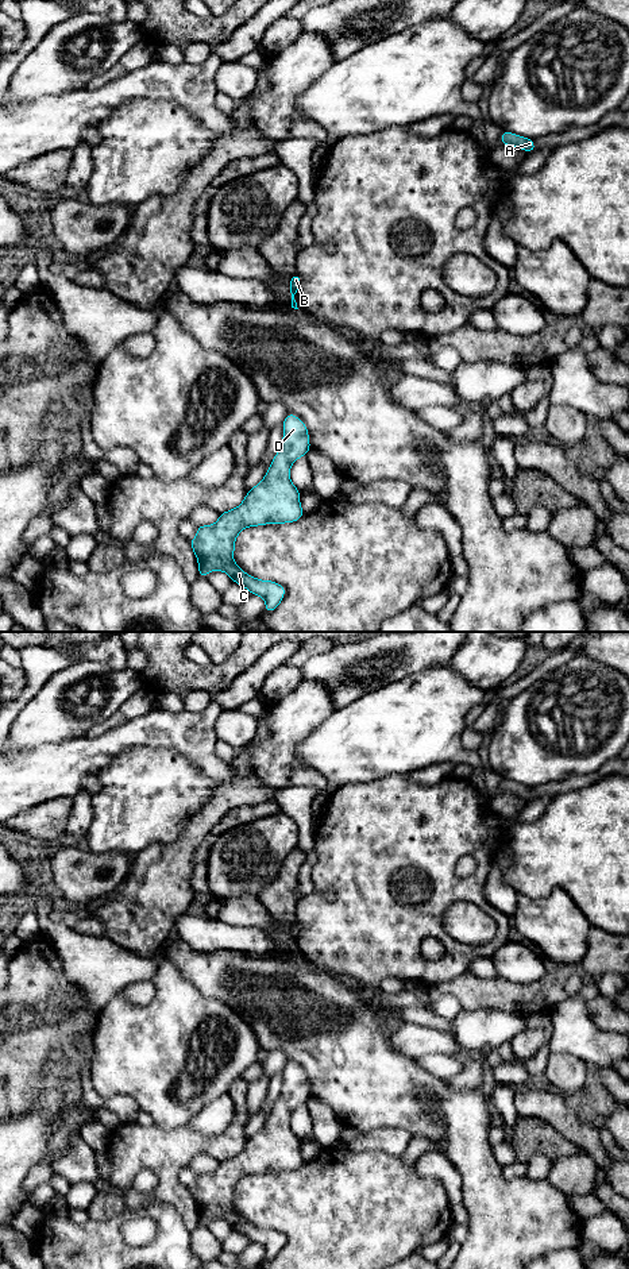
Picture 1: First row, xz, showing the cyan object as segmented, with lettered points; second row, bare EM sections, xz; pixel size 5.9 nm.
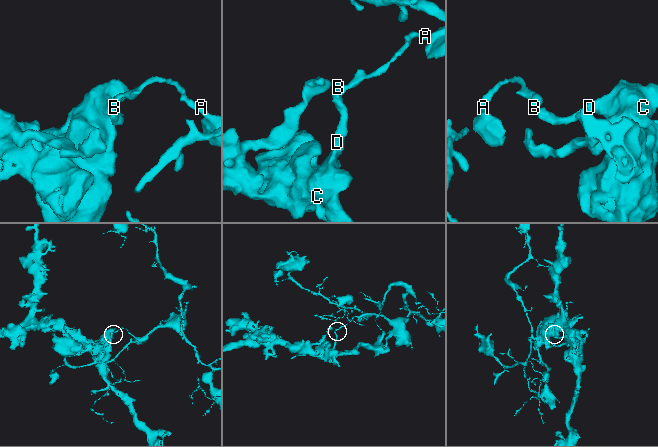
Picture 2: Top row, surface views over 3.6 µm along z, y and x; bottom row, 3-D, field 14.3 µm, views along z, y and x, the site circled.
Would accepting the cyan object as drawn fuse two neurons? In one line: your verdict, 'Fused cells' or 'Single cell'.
Fused cells

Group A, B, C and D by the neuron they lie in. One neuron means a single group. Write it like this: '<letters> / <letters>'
A B / C D

